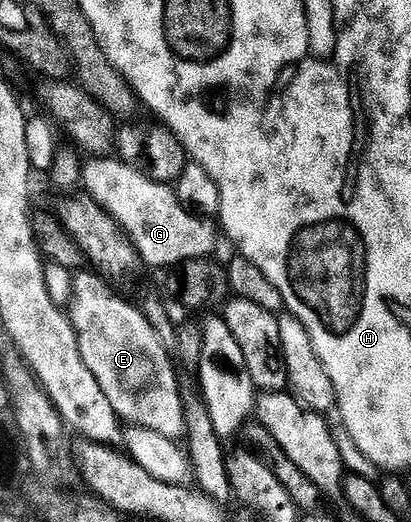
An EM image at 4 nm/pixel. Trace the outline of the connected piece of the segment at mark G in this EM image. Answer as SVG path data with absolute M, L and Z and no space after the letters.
M94 158L81 172L81 183L88 196L117 222L134 244L143 265L169 269L174 262L213 257L220 240L215 221L195 214L178 200L175 189L148 178L122 159Z

